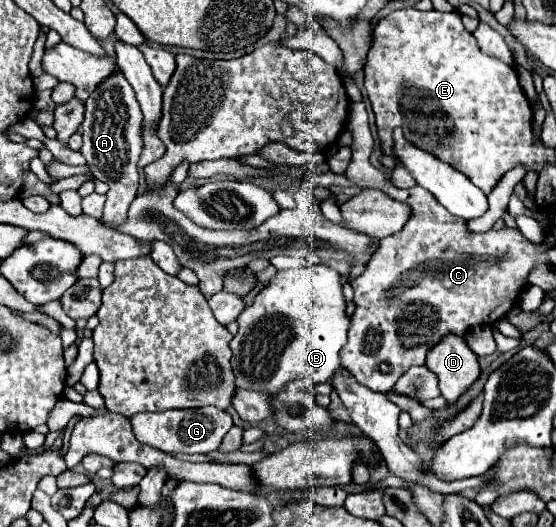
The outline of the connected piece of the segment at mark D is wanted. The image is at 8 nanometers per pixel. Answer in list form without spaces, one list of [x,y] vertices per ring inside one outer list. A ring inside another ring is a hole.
[[[454,333],[446,335],[428,351],[426,367],[438,377],[440,393],[450,403],[480,377],[478,357],[466,341]]]

